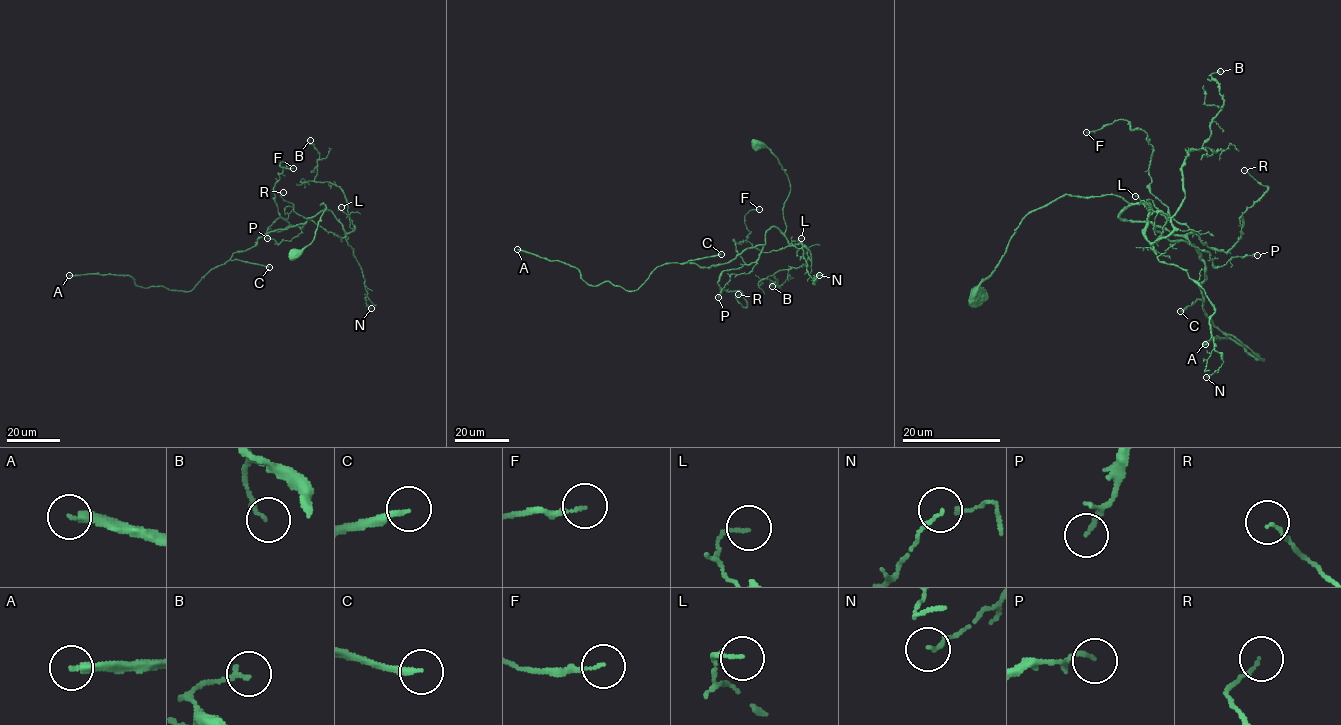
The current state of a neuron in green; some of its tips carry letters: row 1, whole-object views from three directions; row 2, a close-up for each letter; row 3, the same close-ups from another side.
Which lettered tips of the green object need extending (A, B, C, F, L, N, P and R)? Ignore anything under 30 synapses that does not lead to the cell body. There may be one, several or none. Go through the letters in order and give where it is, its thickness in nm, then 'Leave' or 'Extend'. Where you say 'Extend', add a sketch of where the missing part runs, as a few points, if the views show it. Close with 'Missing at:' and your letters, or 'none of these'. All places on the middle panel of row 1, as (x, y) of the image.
A: Place: (517, 249). Thickness 240 nm. Extend
B: Place: (772, 286). Thickness 160 nm. Leave
C: Place: (721, 254). Thickness 200 nm. Extend. Course of what is missing: (721, 254), (790, 215), (820, 213), (830, 221), (827, 229)
F: Place: (759, 209). Thickness 100 nm. Leave
L: Place: (801, 238). Thickness 120 nm. Leave
N: Place: (819, 275). Thickness 90 nm. Leave
P: Place: (718, 297). Thickness 130 nm. Leave
R: Place: (738, 294). Thickness 100 nm. Leave
Missing at: A, C

